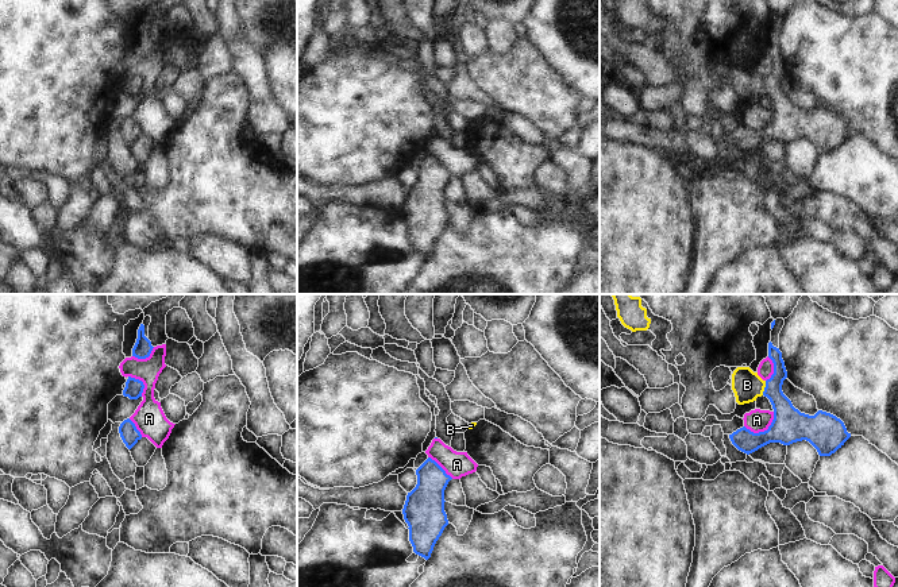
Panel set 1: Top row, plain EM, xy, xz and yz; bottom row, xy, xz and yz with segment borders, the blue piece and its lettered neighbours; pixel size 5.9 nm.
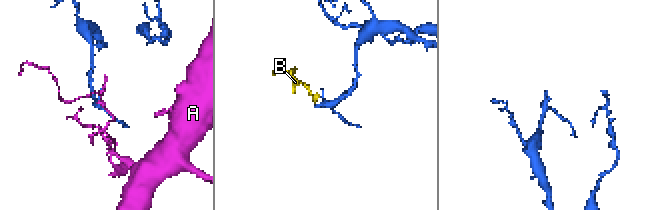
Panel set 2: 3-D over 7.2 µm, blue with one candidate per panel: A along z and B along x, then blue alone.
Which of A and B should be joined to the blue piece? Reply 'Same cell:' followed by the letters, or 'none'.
Same cell: B

